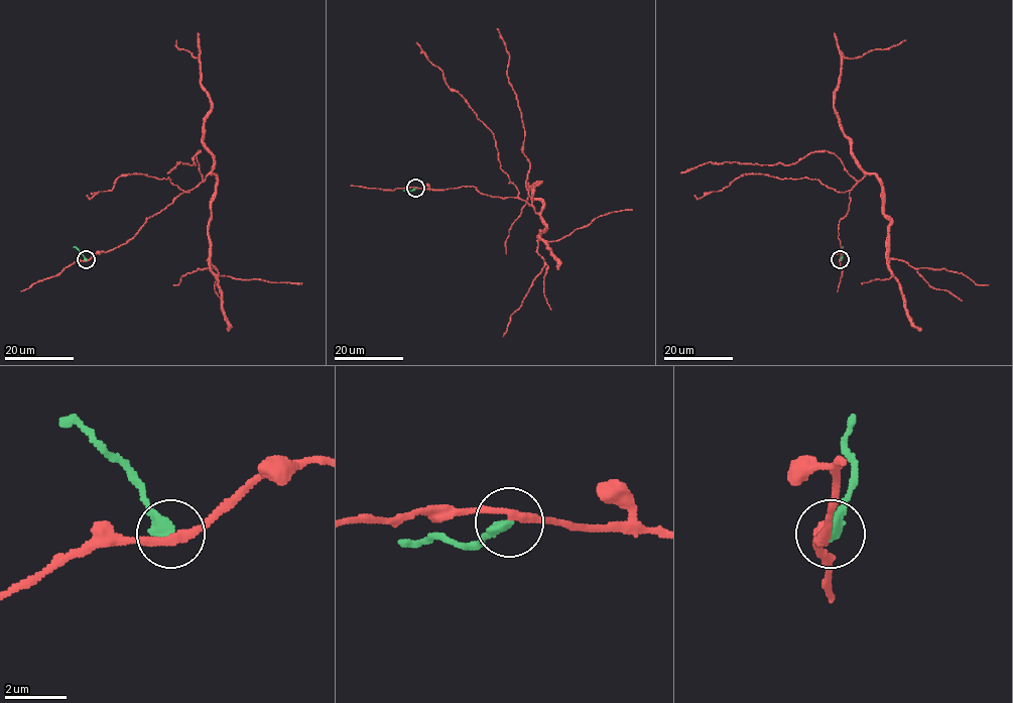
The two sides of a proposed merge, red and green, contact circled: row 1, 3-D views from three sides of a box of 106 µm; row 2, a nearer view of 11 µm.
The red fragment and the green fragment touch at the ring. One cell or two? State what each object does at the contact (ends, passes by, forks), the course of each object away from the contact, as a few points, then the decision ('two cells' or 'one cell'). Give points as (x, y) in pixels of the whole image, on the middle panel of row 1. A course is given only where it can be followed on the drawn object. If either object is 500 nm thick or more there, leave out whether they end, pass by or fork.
red passes by; green ends there; red runs (416, 188), (473, 186), (489, 196), (517, 197), (545, 225), (537, 237), (544, 266), (503, 337); green runs (416, 189), (403, 190); two cells

